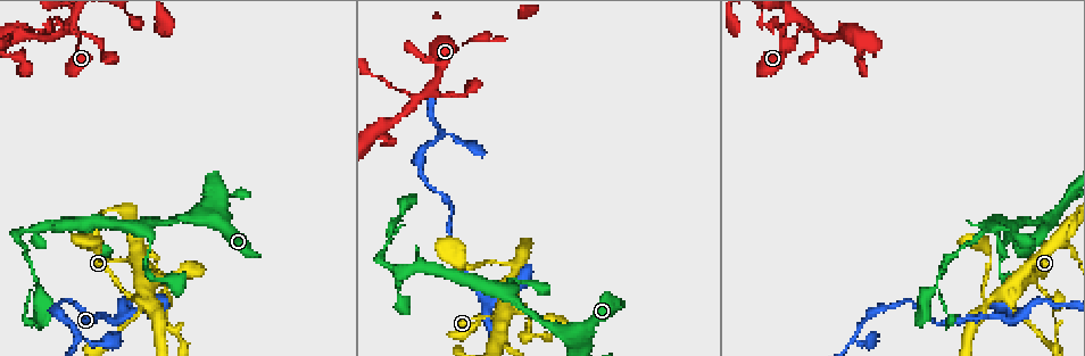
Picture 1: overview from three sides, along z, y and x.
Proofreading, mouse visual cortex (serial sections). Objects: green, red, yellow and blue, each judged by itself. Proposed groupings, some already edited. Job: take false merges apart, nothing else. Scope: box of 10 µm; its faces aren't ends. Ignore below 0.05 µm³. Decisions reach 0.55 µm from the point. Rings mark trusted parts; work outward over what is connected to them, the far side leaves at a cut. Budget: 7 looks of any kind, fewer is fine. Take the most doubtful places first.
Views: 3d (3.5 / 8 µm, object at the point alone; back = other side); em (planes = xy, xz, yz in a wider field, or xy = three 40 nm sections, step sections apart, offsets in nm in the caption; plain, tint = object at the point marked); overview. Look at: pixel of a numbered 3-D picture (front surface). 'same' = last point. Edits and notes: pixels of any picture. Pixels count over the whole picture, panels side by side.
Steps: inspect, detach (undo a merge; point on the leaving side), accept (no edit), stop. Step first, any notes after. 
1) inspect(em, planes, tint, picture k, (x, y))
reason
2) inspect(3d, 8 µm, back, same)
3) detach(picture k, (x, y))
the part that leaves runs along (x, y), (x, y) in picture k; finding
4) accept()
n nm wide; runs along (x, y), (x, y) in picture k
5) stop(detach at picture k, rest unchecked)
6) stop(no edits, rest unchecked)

inspect(3d, 3.5 µm, picture 1, (419, 101))
four or more arms meet

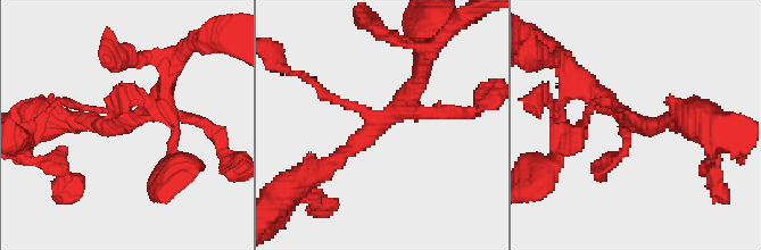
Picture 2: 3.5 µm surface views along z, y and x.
inspect(em, xy, step 5, tint, picture 2, (382, 120))
shape alone is not enough

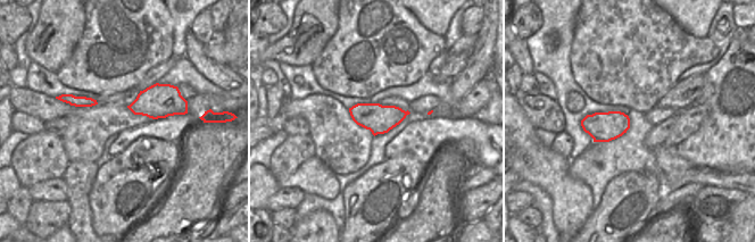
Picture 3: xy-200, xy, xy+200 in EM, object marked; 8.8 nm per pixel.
accept()
arms of 100, 150, 200, 250 nm; continuous, no second cell

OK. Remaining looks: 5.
inspect(3d, 3.5 µm, picture 1, (174, 272))
a narrow waist

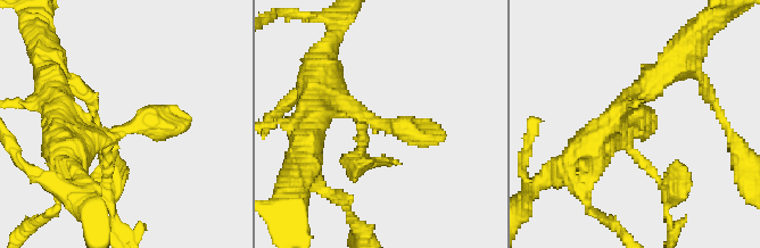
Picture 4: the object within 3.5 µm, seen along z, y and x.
inspect(em, xy, step 1, tint, picture 4, (635, 129))
shape alone is not enough

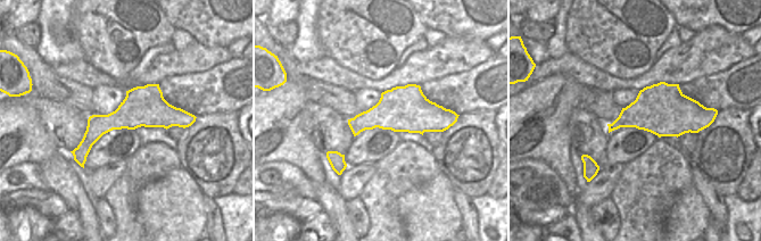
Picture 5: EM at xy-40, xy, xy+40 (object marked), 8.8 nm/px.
inspect(em, planes, tint, same)
cut it another way

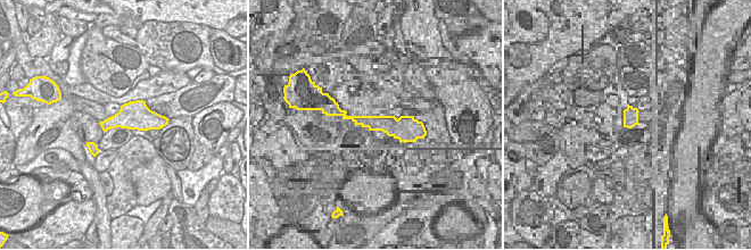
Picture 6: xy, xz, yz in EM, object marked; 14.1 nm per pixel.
accept()
runs along (313, 100), (446, 134) in picture 4; all the same cell

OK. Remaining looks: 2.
inspect(3d, 3.5 µm, picture 1, (855, 336))
three arms meet

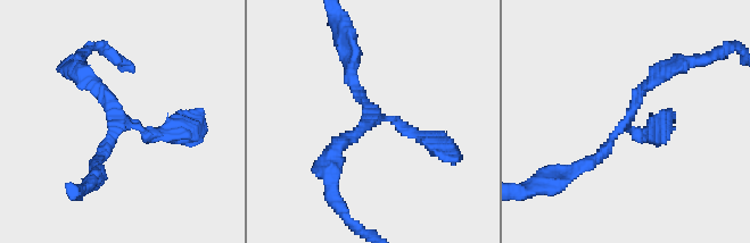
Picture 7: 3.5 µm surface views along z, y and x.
inspect(em, xy, step 3, tint, picture 7, (373, 119))
3 arms; arms of 150, 150, 200 nm; now the EM

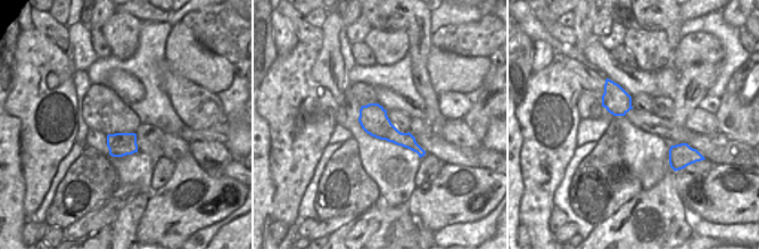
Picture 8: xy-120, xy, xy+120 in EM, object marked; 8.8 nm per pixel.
accept()
runs along (75, 69), (129, 125), (181, 132) in picture 7; continuous, no second cell

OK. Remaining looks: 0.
stop(no edits, rest unchecked)

